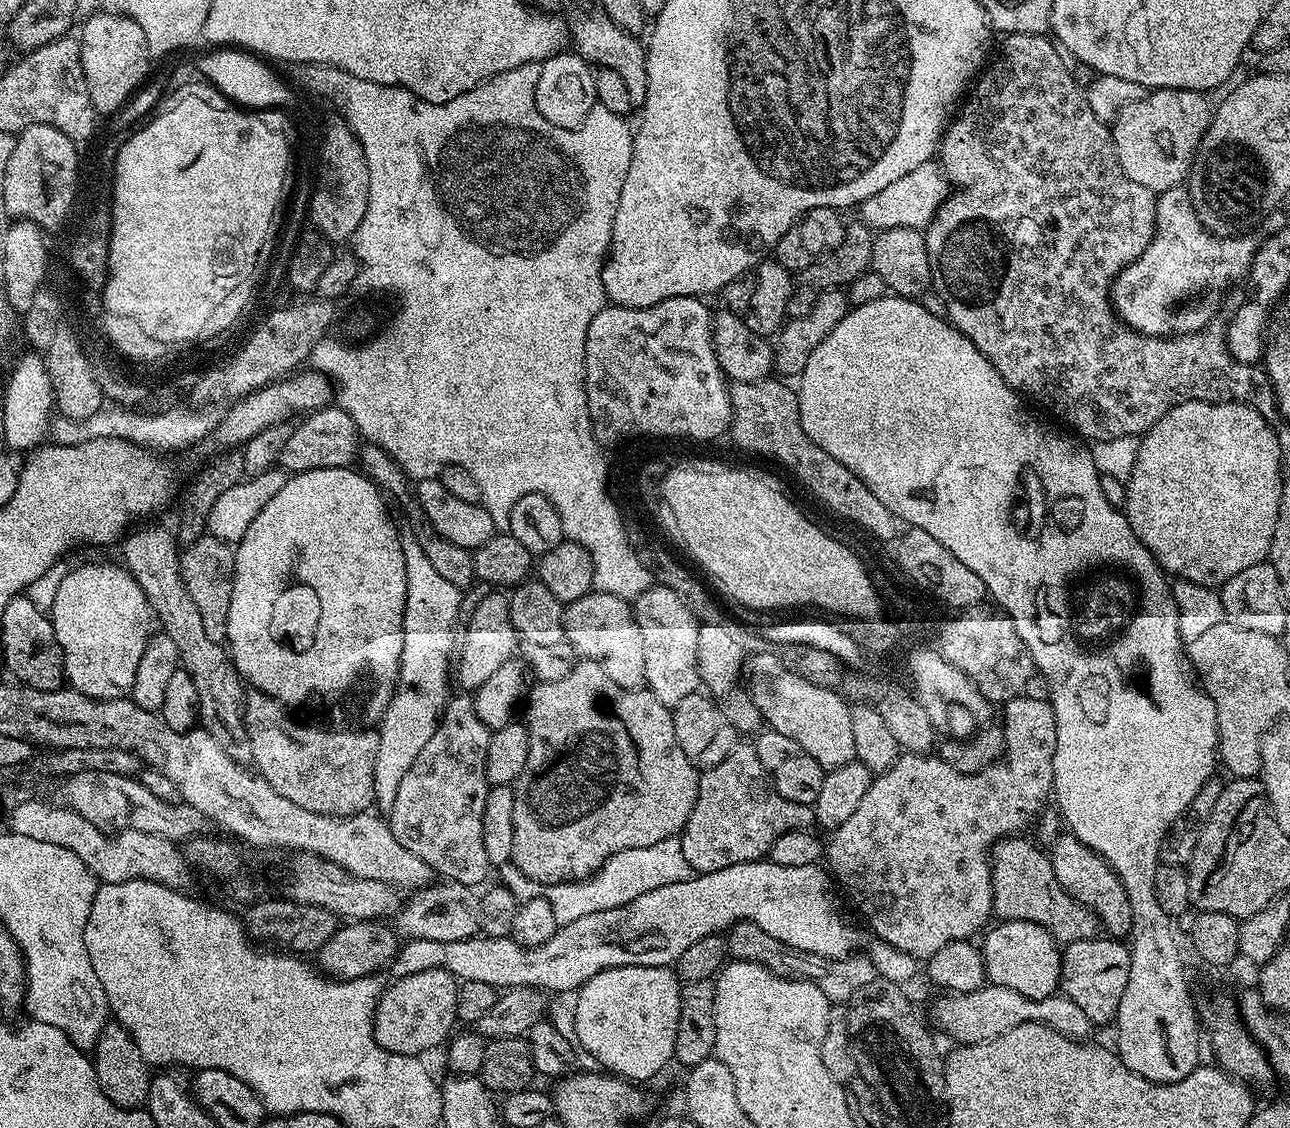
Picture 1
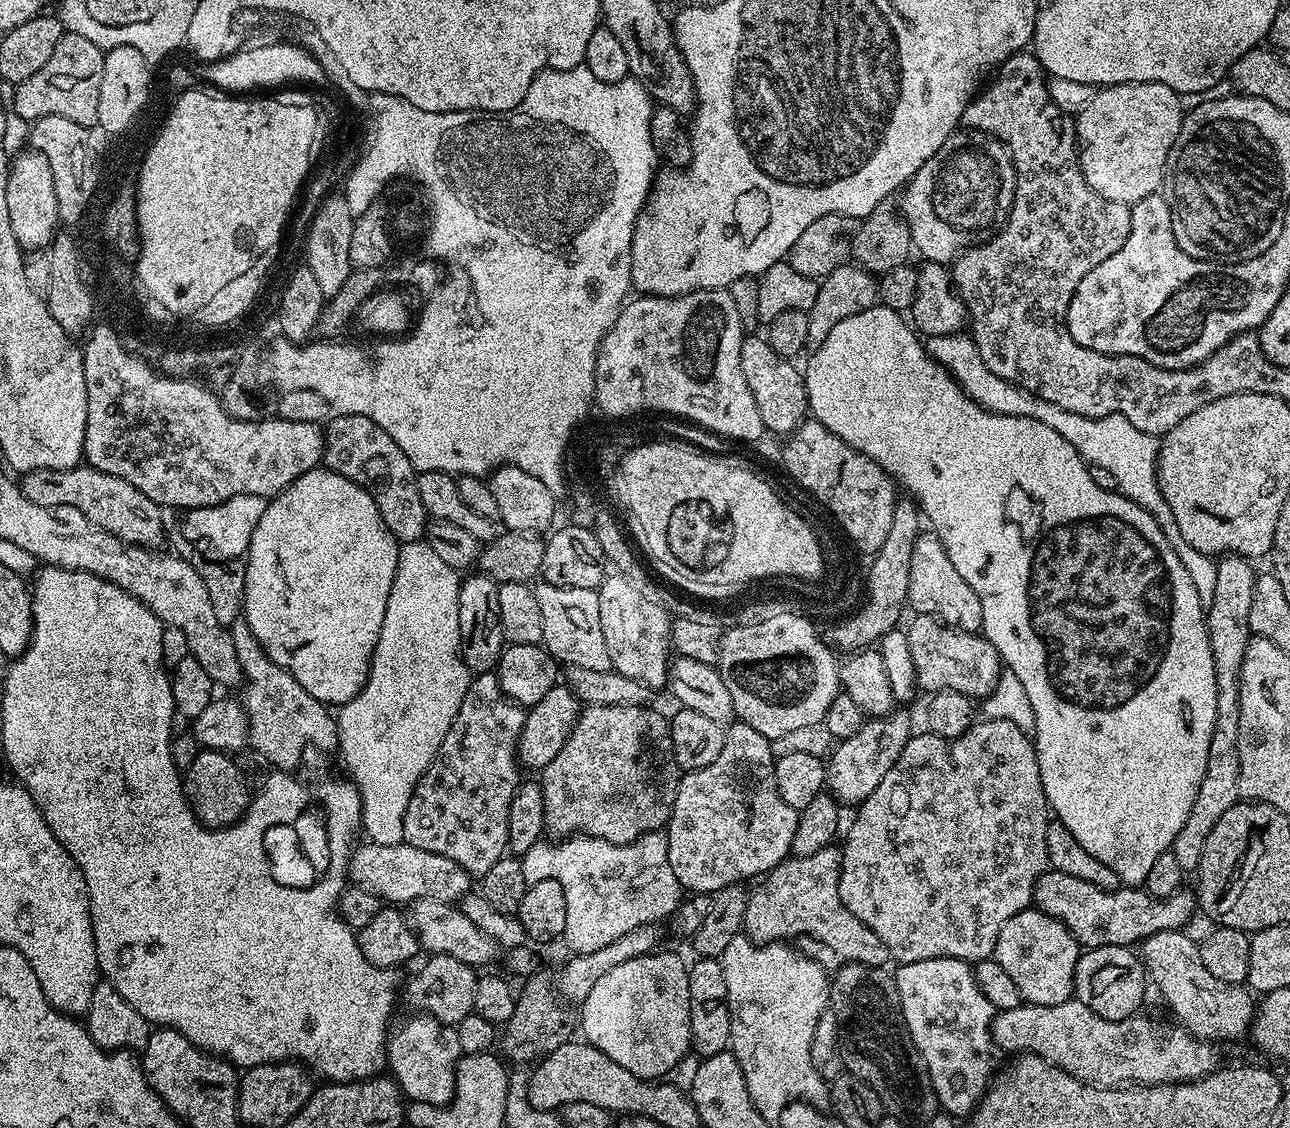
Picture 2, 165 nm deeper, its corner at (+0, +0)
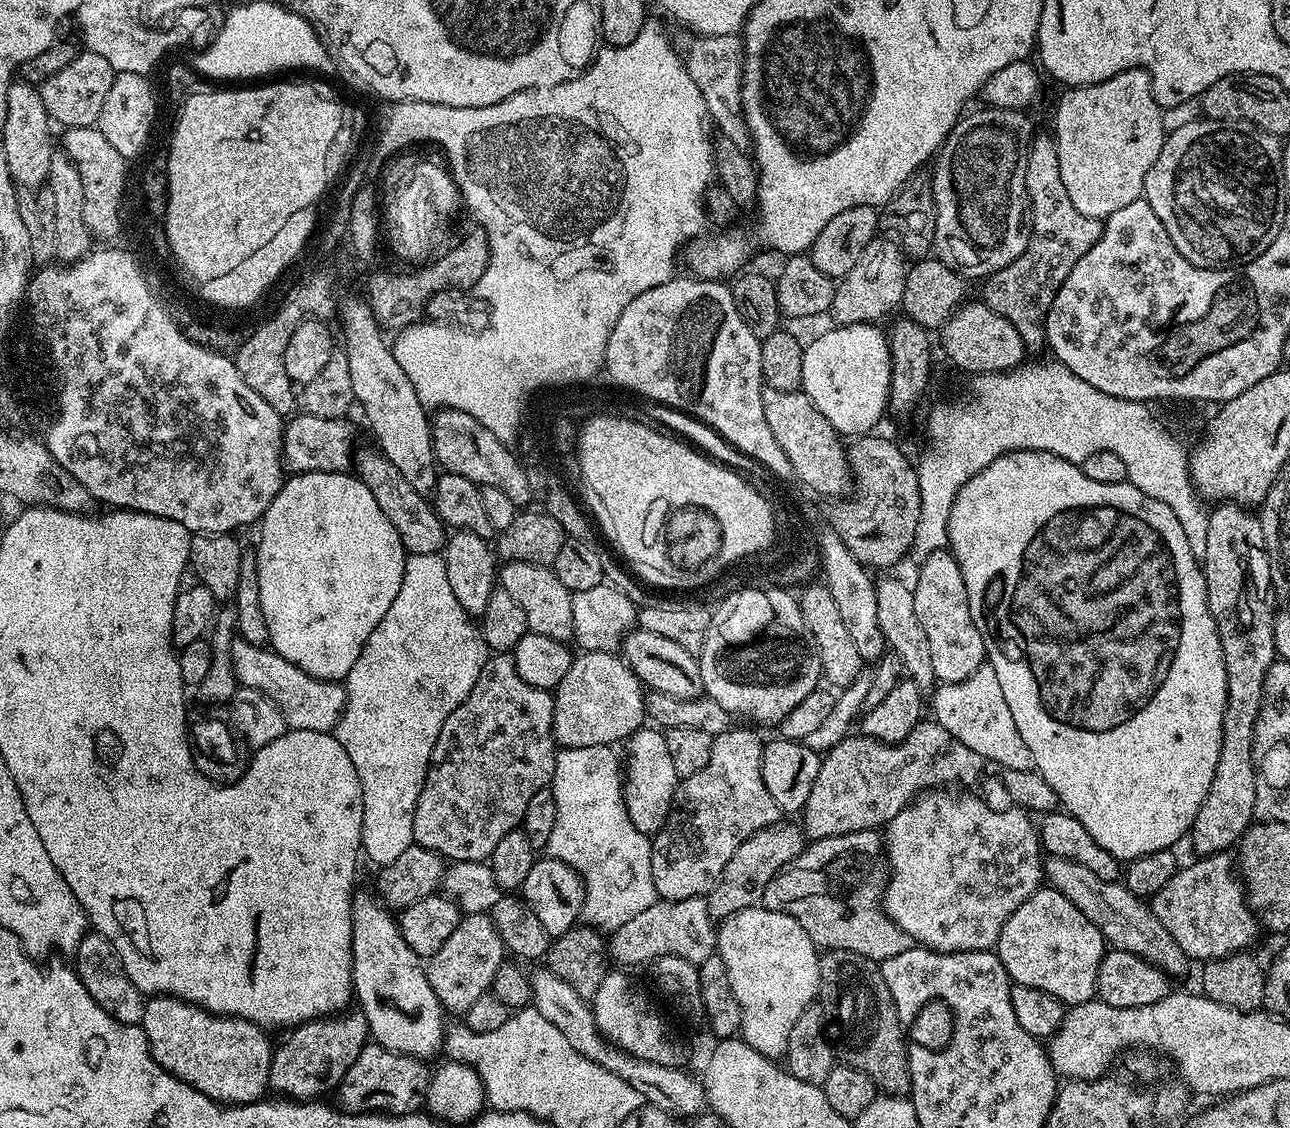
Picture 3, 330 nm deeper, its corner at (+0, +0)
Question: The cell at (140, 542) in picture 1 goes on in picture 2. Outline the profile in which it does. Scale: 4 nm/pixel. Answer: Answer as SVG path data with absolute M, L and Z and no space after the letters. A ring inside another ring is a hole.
M77 466L66 470L34 470L23 473L19 485L26 494L26 498L30 498L30 502L50 509L56 508L59 504L74 506L78 510L82 510L82 514L86 514L86 518L94 526L98 526L103 532L114 534L127 544L156 546L159 545L156 544L159 540L161 543L165 539L160 505L154 503L150 498L146 498L146 494L142 494L142 490L130 486L130 482L126 482L122 478L114 478L114 474L106 474L87 466Z

